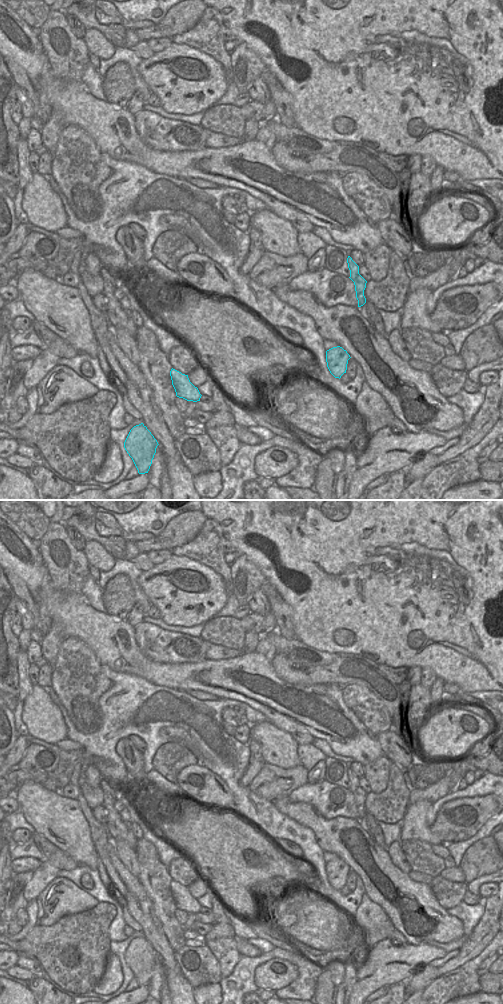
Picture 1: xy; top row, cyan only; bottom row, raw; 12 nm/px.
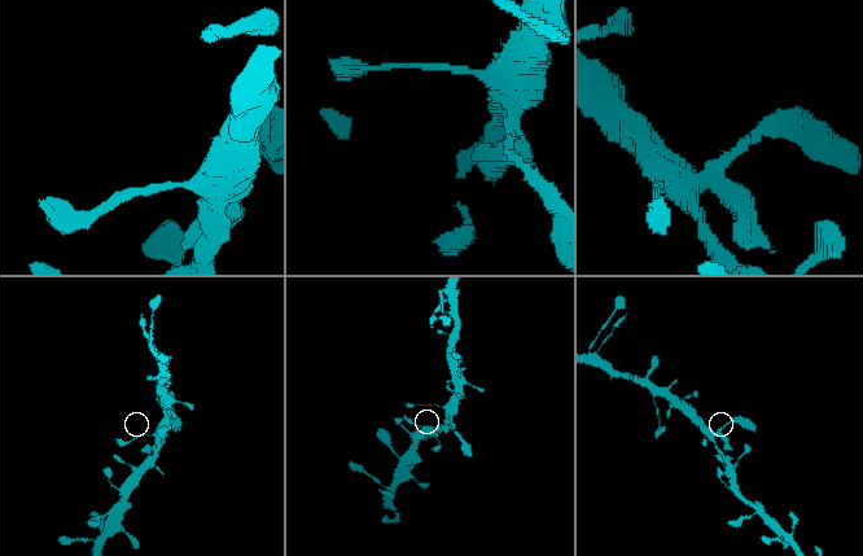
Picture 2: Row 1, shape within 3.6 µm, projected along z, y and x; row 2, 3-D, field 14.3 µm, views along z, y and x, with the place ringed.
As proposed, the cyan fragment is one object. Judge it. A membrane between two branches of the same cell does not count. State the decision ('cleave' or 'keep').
keep

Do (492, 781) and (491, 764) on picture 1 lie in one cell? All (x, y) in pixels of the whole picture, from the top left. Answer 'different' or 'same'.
different

